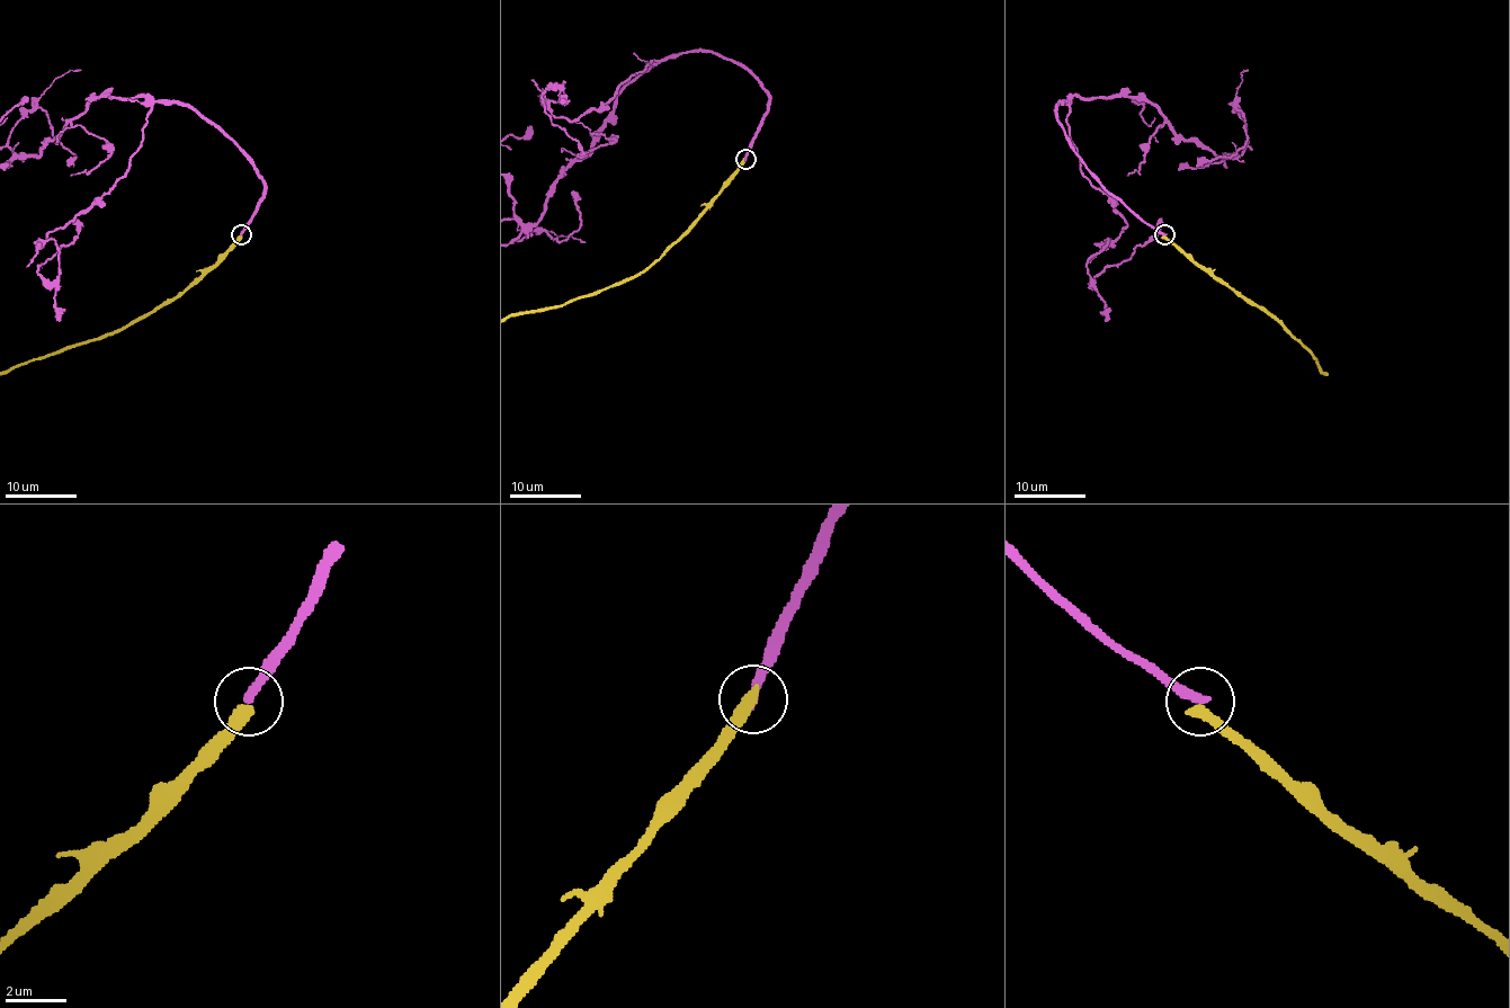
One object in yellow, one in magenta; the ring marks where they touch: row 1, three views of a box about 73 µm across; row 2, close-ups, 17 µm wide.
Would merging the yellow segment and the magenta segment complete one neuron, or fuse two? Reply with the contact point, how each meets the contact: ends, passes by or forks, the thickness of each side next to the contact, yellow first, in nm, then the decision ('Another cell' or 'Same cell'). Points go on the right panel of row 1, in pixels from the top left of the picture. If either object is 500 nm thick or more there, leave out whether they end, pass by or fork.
Place: (1164, 234). At the ring yellow ends. At the ring magenta ends. Thickness 400 nm (yellow) against 320 nm. Another cell

